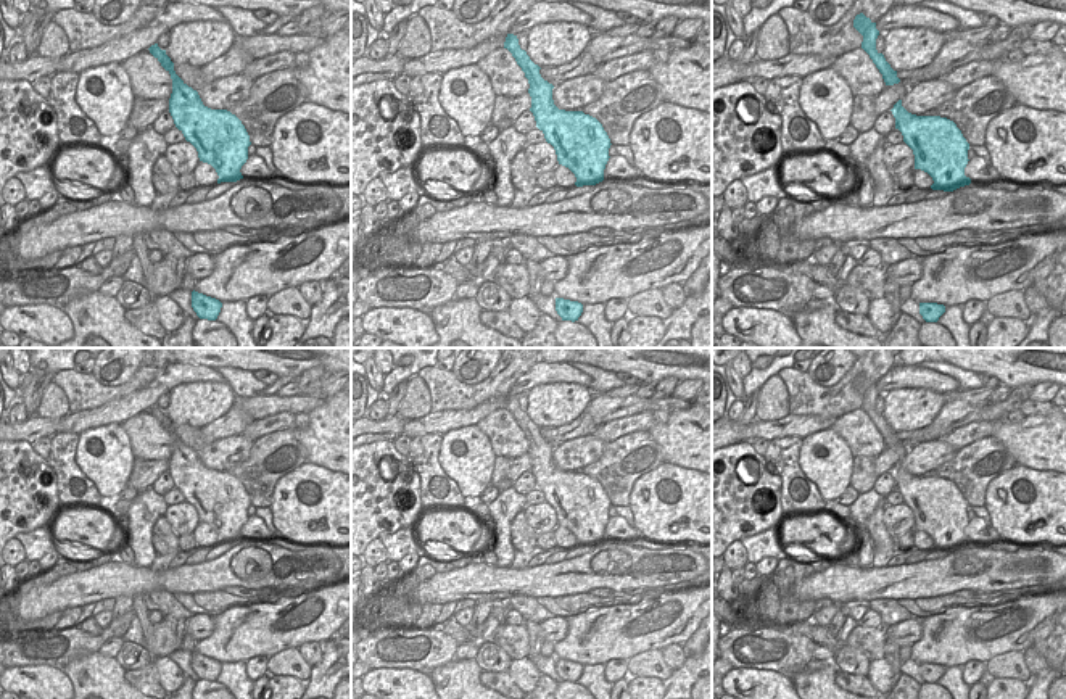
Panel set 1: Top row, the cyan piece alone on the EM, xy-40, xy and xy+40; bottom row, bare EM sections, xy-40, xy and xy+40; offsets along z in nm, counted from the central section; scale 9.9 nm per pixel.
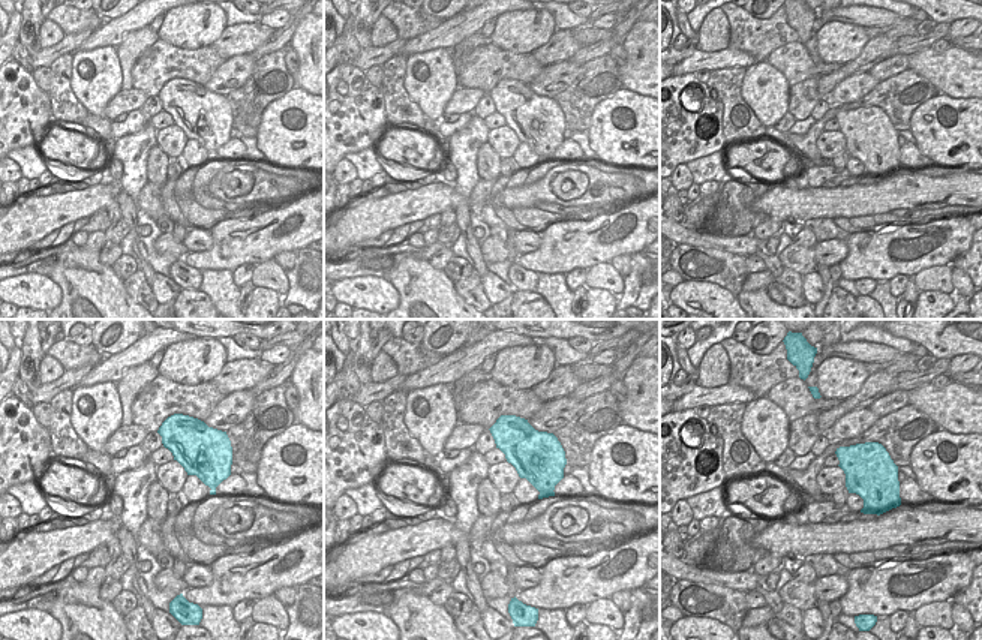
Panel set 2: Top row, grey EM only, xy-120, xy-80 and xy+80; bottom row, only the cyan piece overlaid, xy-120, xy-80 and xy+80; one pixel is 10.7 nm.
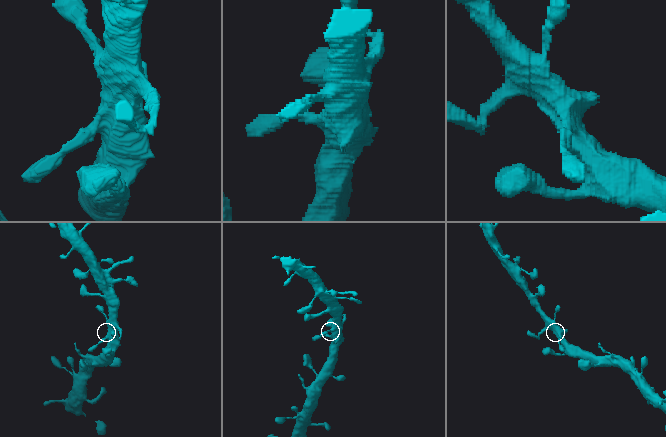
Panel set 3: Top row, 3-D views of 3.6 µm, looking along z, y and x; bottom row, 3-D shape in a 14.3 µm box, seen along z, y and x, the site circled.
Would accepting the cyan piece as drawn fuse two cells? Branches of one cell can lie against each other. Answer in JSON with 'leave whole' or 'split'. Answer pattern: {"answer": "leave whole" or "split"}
{"answer": "leave whole"}

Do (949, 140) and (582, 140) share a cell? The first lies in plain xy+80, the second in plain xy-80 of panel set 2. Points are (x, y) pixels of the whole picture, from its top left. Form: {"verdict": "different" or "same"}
{"verdict": "different"}

